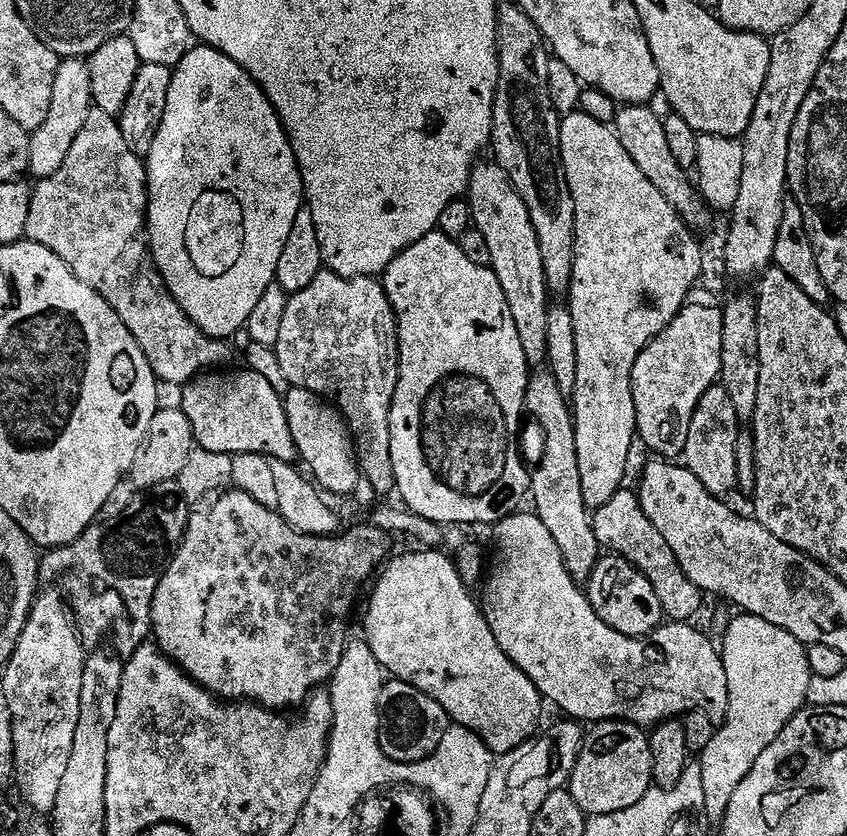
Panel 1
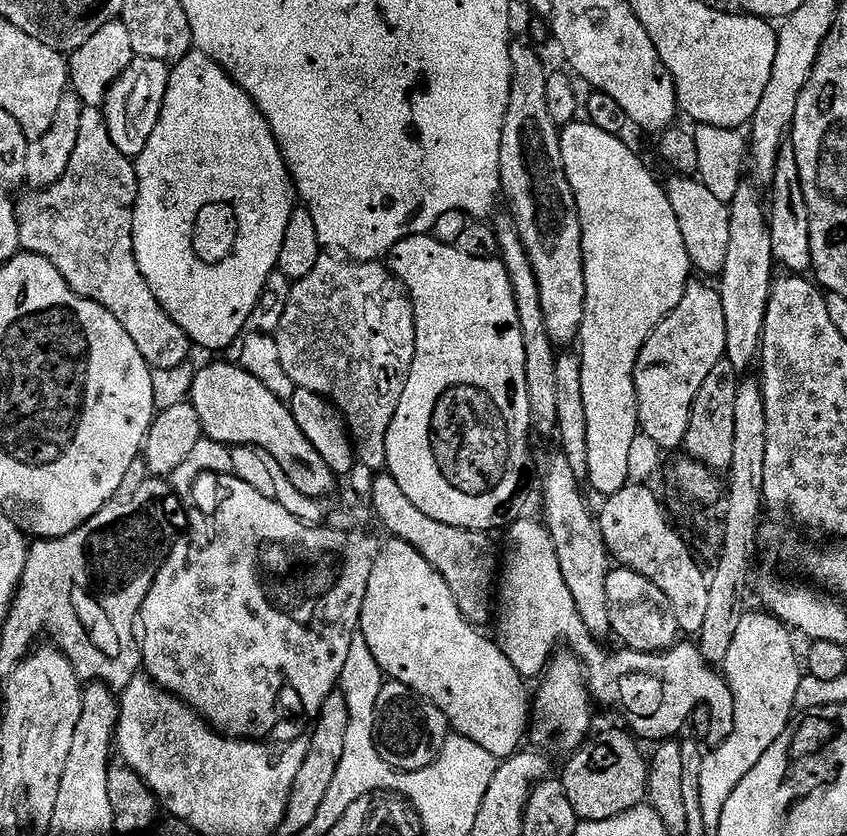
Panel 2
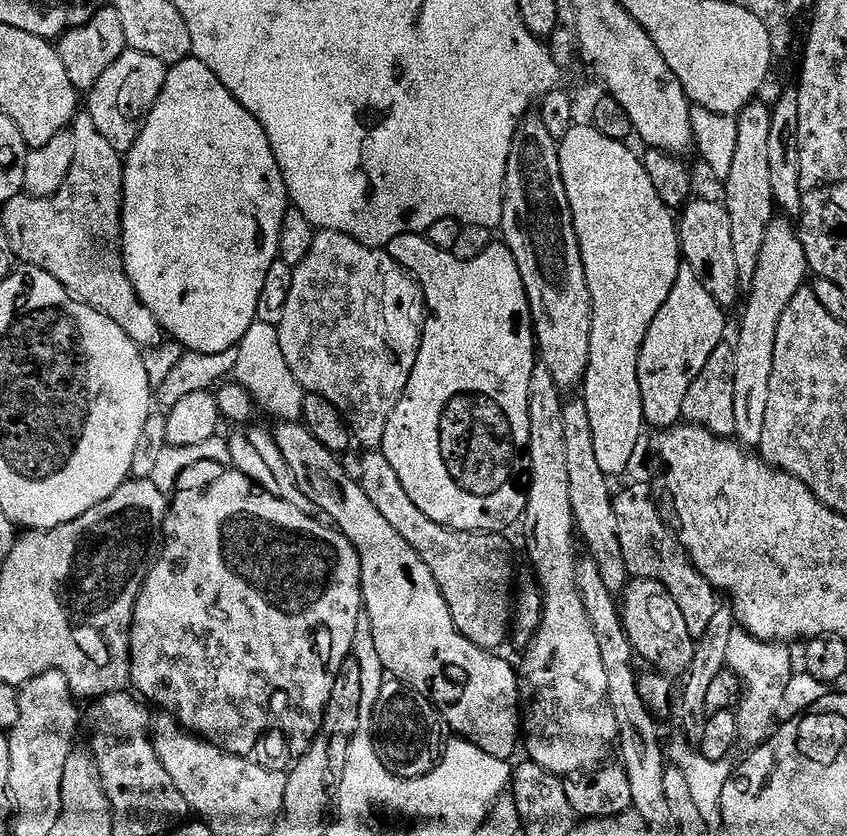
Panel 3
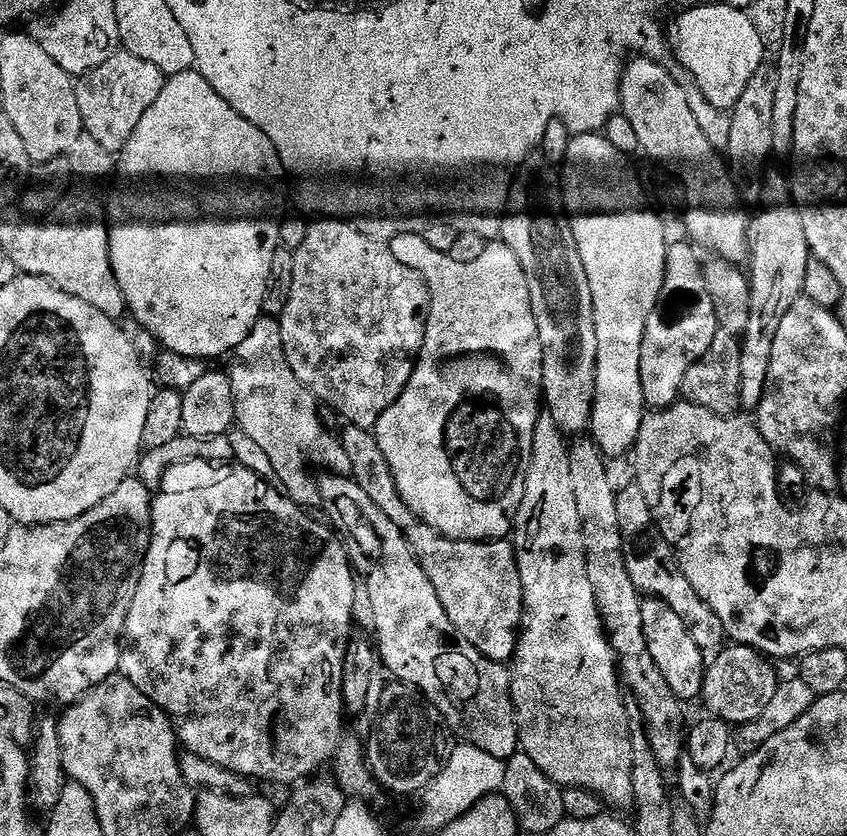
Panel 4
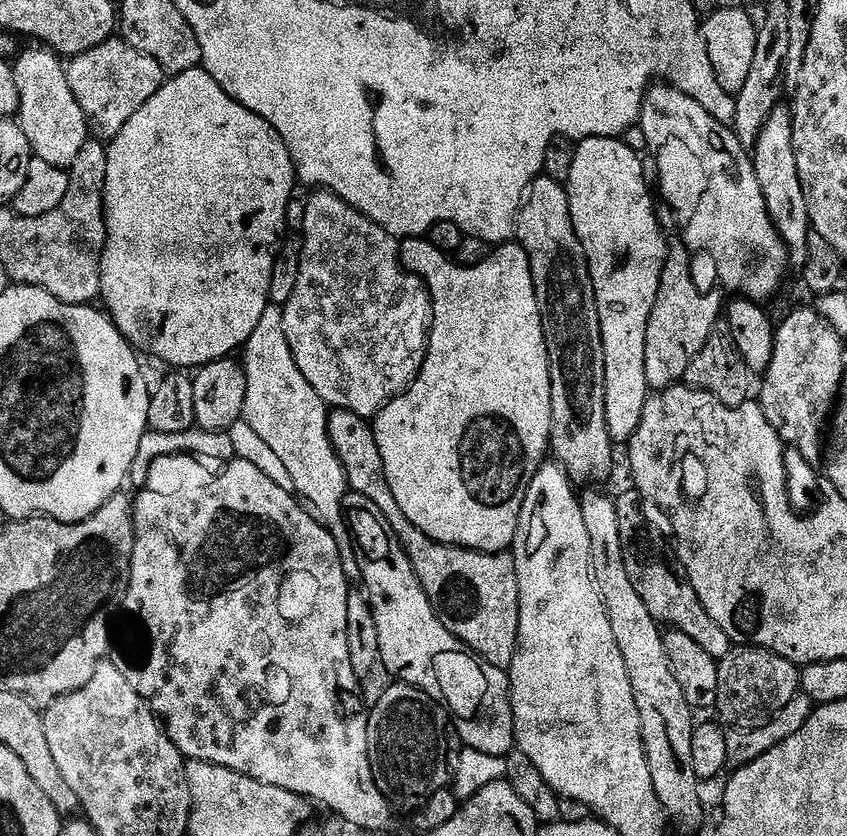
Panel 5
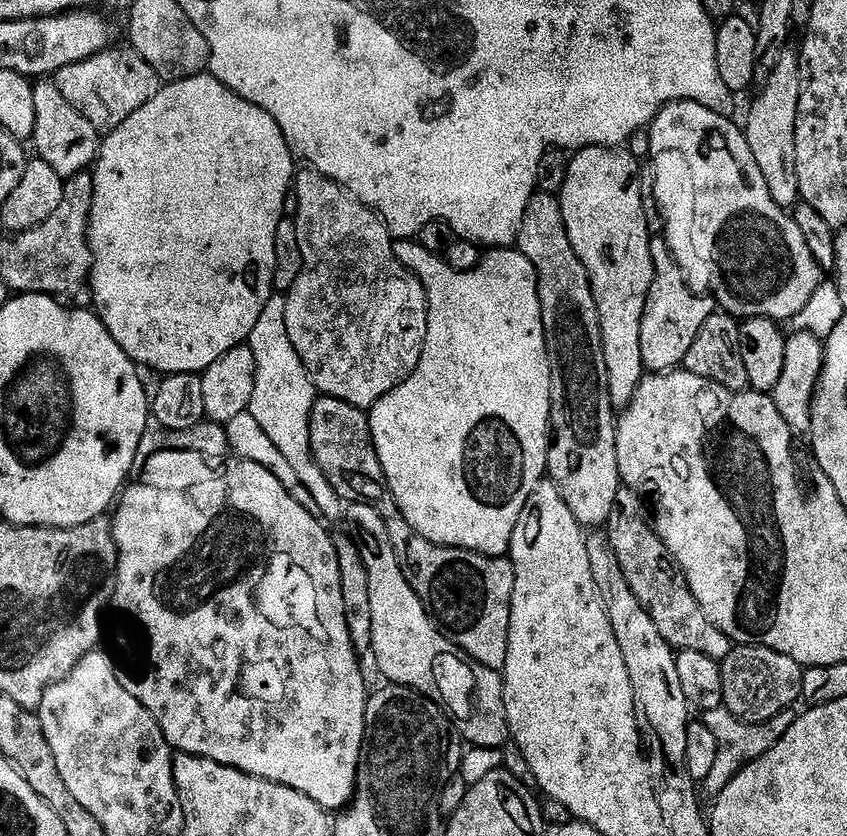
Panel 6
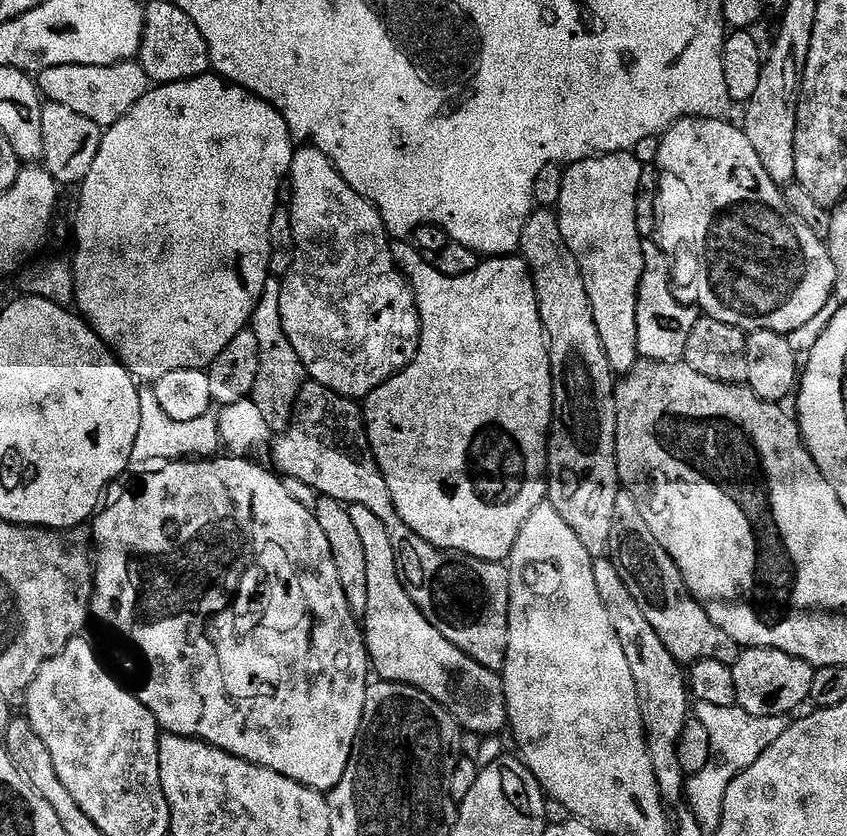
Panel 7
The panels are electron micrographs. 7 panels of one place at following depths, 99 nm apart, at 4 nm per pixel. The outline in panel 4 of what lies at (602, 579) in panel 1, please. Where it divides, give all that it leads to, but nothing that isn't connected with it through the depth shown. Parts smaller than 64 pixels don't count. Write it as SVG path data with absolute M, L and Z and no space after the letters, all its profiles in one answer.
M651 598L641 599L642 606L642 630L646 630L646 646L650 646L650 655L654 657L654 662L658 665L658 670L662 670L662 678L666 678L666 683L670 685L670 690L682 702L688 700L699 701L703 690L704 671L706 667L706 654L690 638L690 630L682 618L678 618L675 610L670 610L666 602Z

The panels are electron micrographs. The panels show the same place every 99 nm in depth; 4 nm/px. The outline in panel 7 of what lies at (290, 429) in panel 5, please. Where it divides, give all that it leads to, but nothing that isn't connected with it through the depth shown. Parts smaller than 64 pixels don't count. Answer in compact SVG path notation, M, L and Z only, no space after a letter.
M270 276L263 287L262 298L252 315L250 330L255 334L259 346L258 376L250 397L260 409L263 417L274 432L282 432L288 427L295 408L297 394L306 382L307 372L304 363L298 358L286 332L282 328L281 286L283 281Z

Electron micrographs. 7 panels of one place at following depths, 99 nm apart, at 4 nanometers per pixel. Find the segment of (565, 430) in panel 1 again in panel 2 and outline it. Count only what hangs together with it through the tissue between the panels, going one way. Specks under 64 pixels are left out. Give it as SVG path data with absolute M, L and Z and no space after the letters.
M560 450L554 451L552 457L544 464L544 516L543 523L552 535L554 550L558 554L558 566L562 566L562 578L566 578L566 587L570 590L570 598L574 598L574 606L578 606L578 614L582 614L582 622L586 630L596 640L607 641L612 636L612 619L610 618L610 606L606 594L606 578L610 571L610 557L608 547L600 533L597 517L588 509L584 496L580 493L581 477L574 474L570 462Z

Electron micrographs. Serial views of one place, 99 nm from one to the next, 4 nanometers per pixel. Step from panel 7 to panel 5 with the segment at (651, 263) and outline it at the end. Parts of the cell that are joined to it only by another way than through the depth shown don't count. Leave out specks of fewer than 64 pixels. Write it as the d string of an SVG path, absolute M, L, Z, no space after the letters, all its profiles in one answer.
M669 243L664 258L664 269L660 275L660 289L654 302L654 310L650 314L650 322L646 326L646 382L649 389L663 390L683 381L686 374L686 366L706 346L706 338L710 338L713 328L716 327L722 316L722 304L716 297L715 291L700 292L696 288L691 276L691 256L683 243Z

